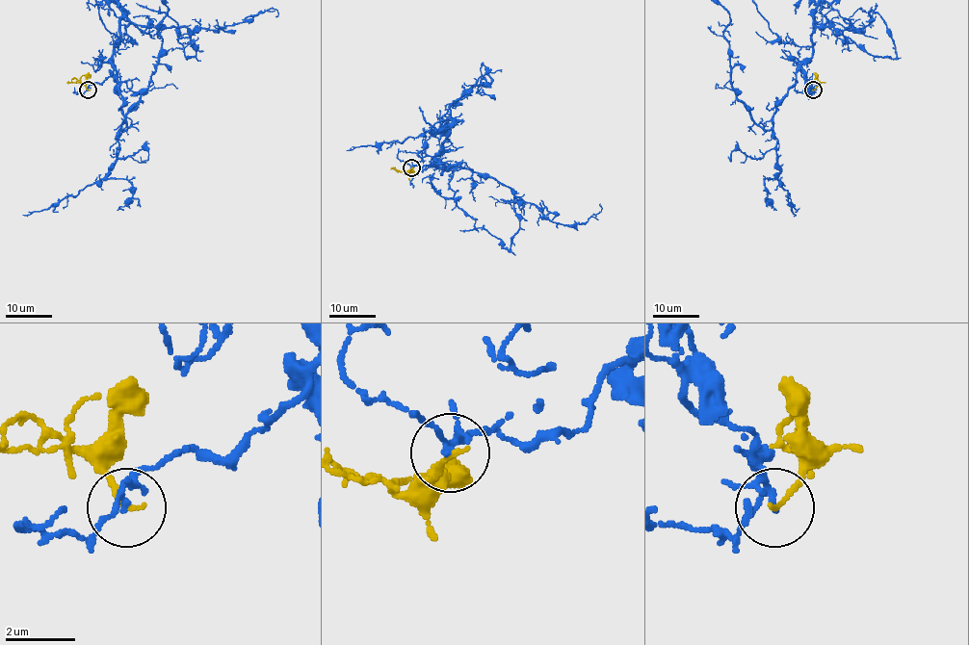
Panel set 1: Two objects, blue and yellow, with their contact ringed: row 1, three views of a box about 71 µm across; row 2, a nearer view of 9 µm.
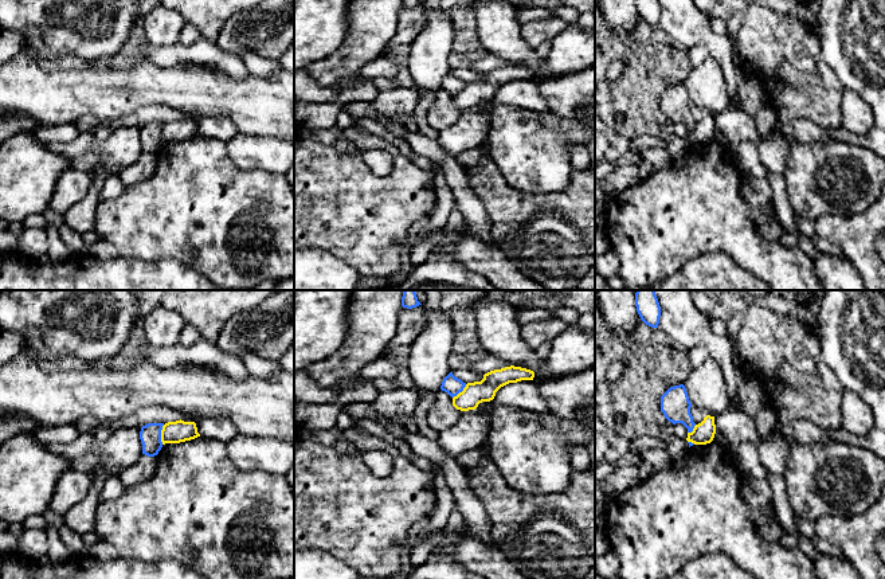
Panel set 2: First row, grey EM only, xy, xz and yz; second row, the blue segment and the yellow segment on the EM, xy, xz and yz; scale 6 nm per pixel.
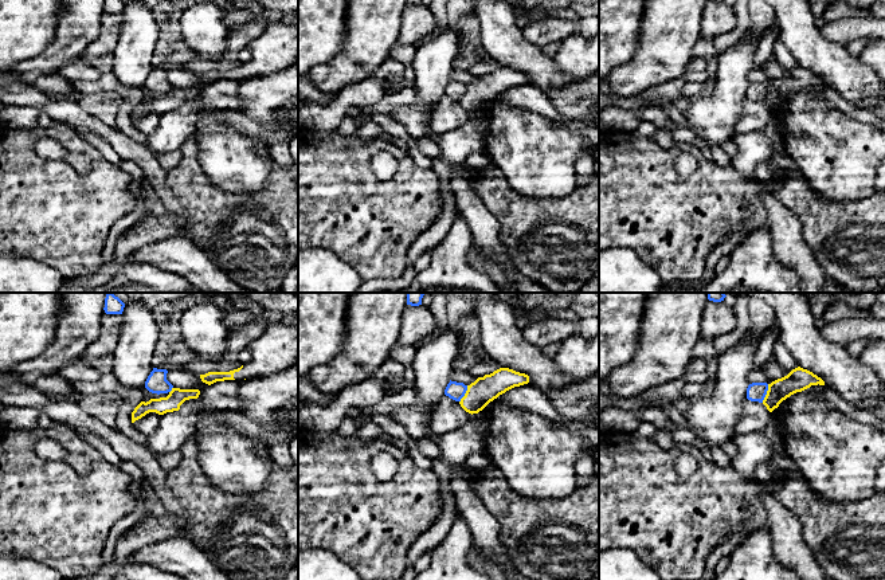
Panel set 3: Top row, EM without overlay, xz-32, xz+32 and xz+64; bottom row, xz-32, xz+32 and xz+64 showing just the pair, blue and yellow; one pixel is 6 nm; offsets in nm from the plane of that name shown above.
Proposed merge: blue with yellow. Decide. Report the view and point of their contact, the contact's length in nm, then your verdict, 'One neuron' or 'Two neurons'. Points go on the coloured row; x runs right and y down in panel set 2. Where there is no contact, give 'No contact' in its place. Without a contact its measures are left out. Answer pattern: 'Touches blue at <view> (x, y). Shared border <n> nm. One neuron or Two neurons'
Touches blue at xy (160, 434). Shared border 120 nm. Two neurons

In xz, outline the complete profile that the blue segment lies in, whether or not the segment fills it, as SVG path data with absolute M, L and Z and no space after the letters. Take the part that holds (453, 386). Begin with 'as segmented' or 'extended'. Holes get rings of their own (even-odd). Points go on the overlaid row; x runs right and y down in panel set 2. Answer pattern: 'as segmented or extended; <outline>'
as segmented; M450 372L442 382L440 390L447 392L451 398L457 396L463 391L466 383L461 379L455 377L453 372Z

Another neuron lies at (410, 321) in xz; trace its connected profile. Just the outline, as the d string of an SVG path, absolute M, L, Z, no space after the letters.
M424 305L412 309L402 308L398 314L398 332L389 345L385 348L383 357L389 359L389 353L403 345L411 347L423 330L427 322Z

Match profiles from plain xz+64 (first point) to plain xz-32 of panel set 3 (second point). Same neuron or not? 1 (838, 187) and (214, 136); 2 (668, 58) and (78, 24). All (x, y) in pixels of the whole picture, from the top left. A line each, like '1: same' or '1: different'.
1: same
2: same

